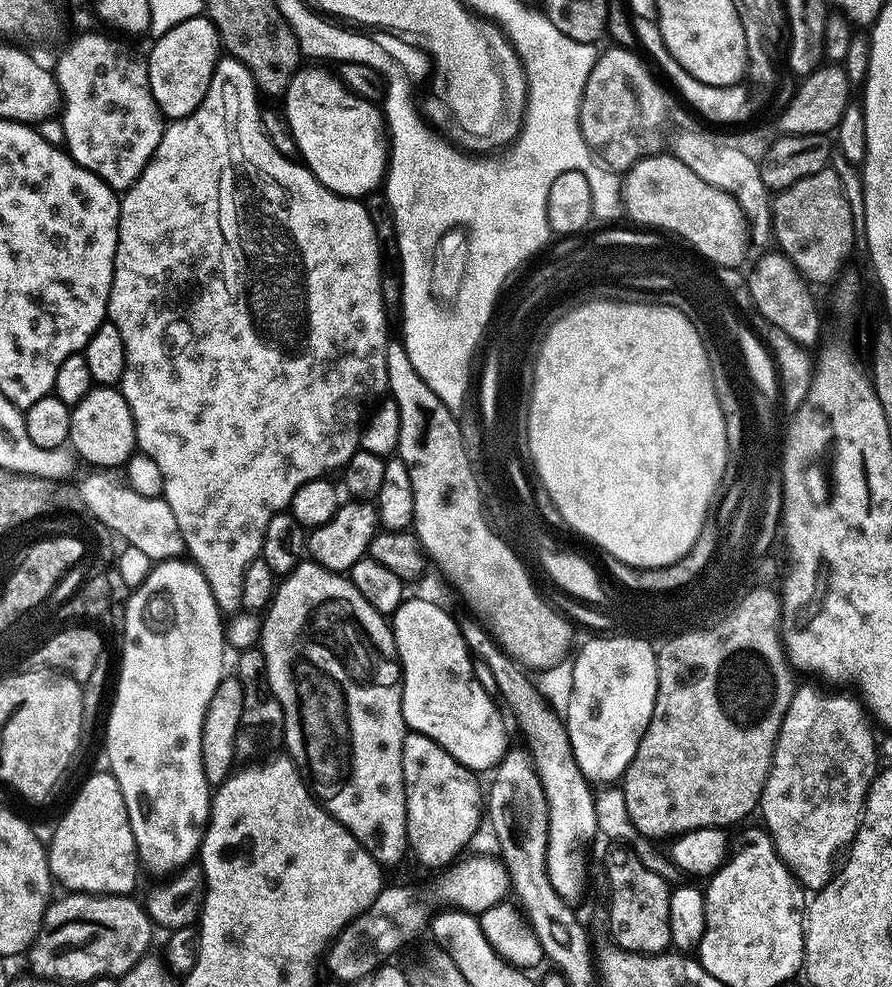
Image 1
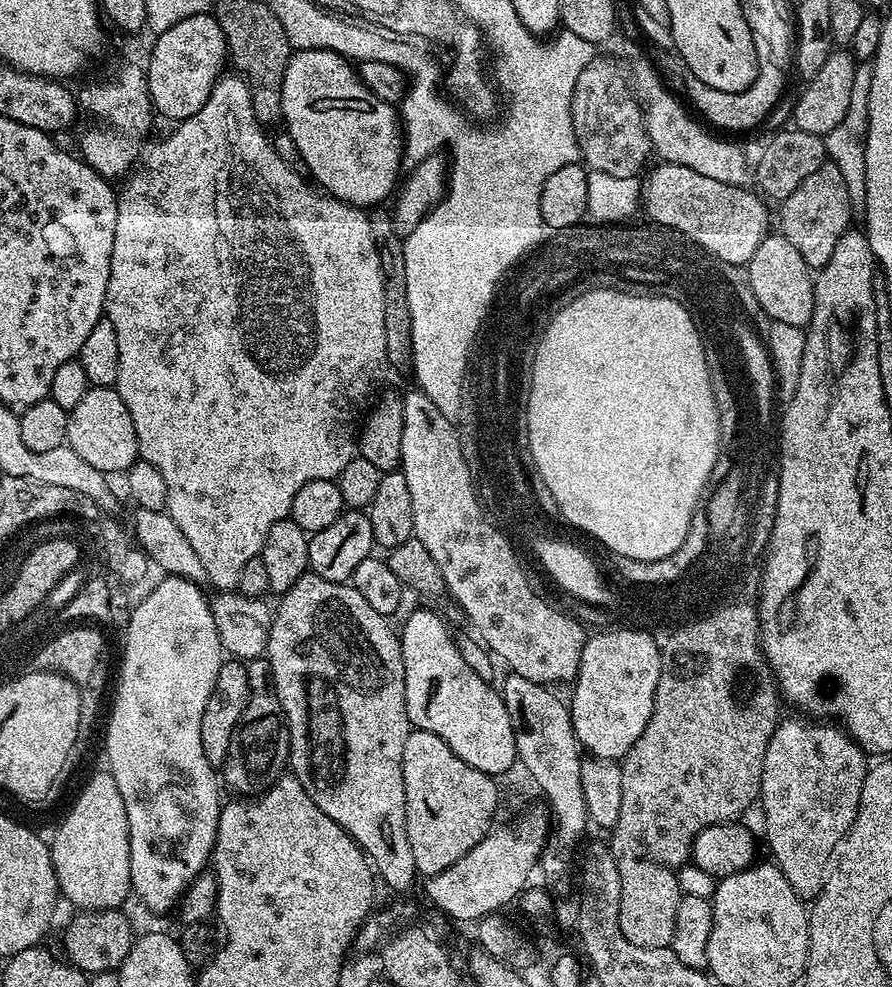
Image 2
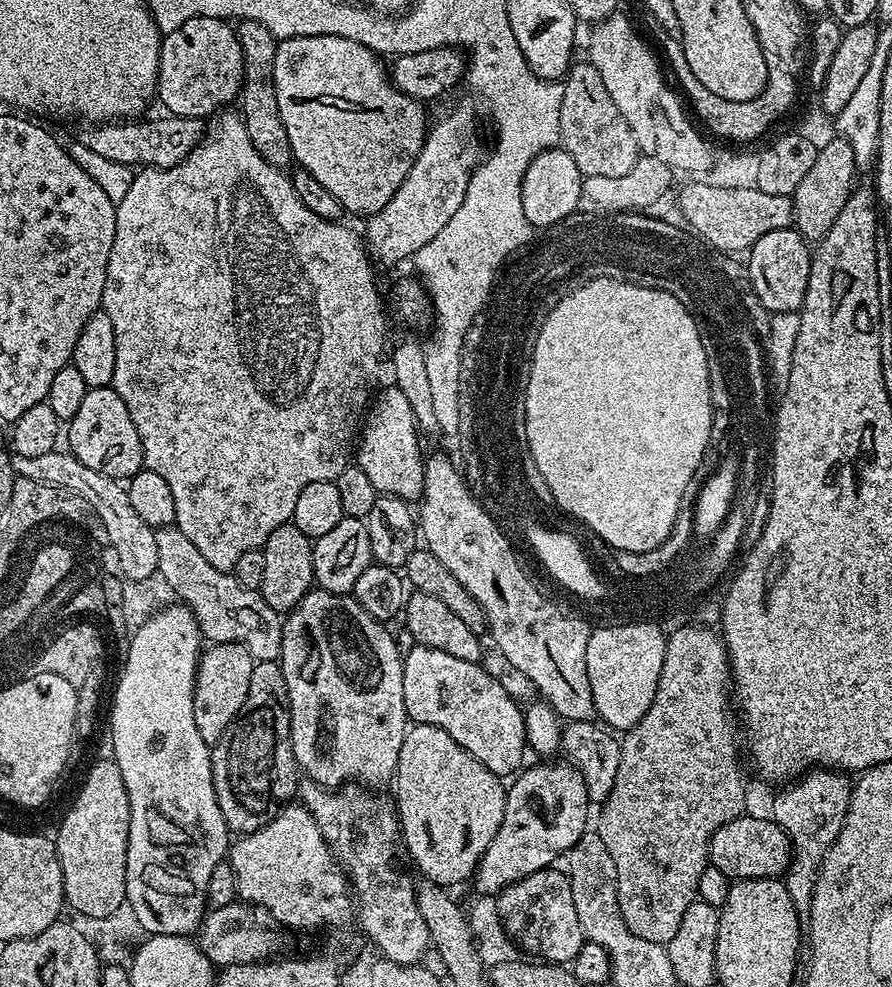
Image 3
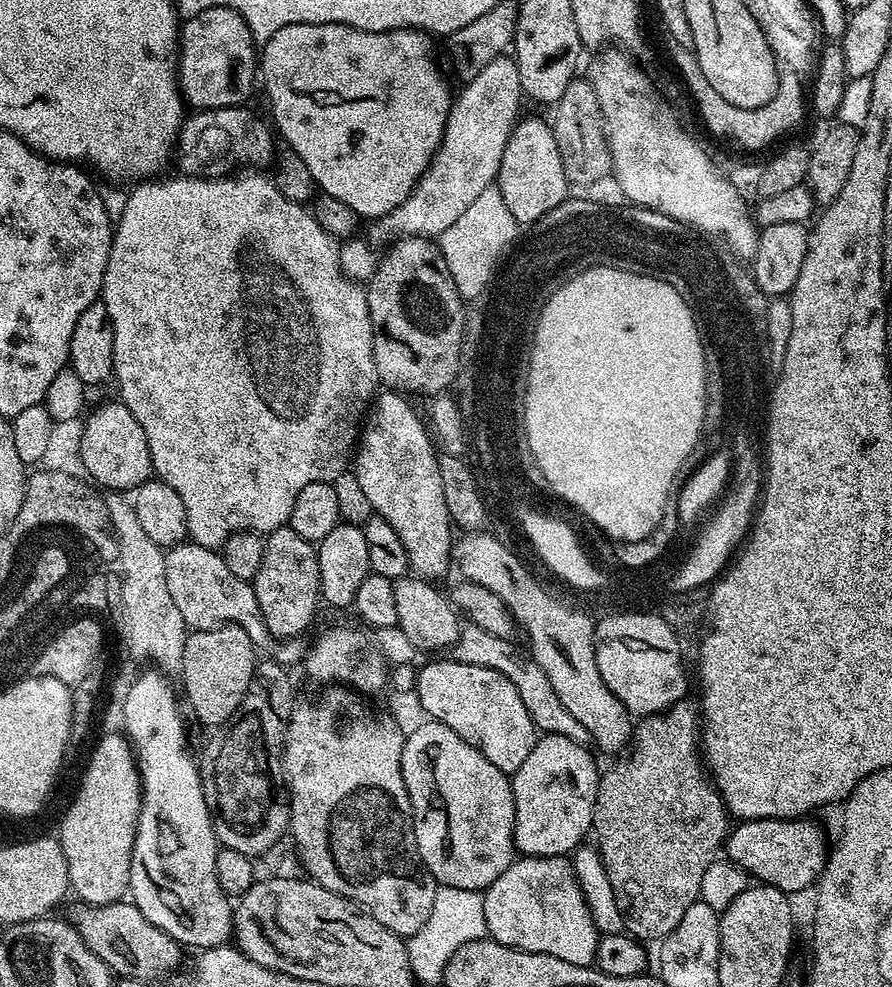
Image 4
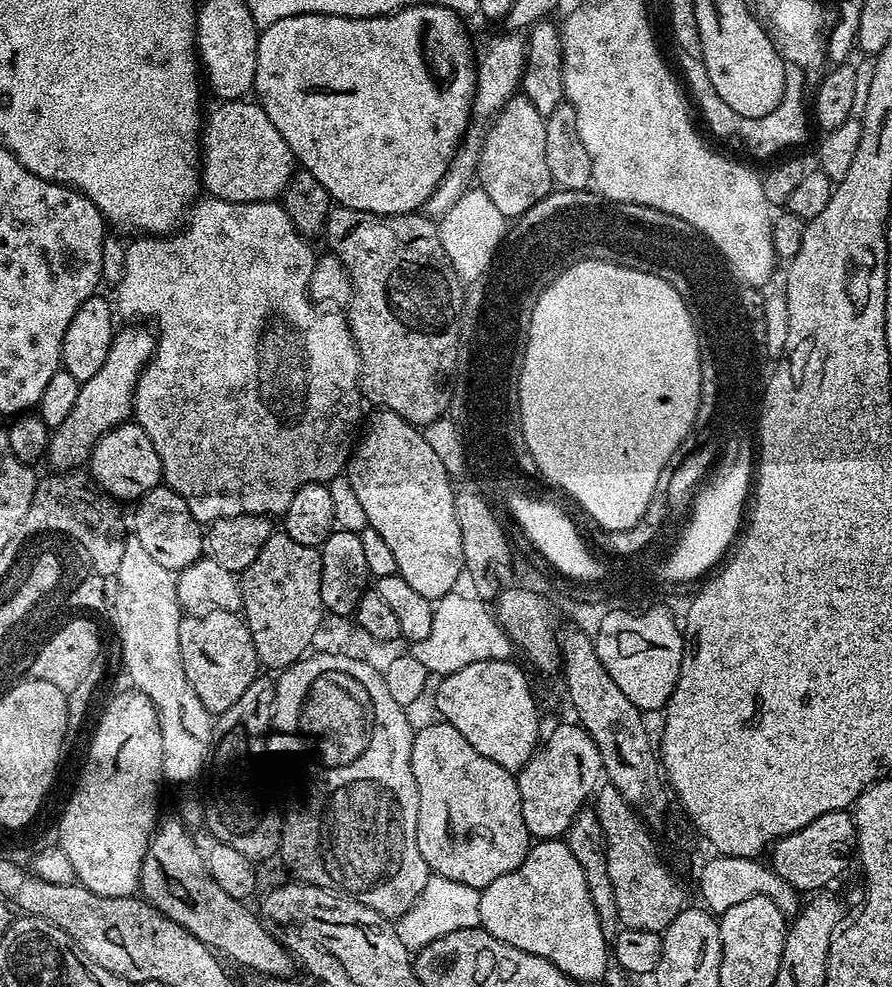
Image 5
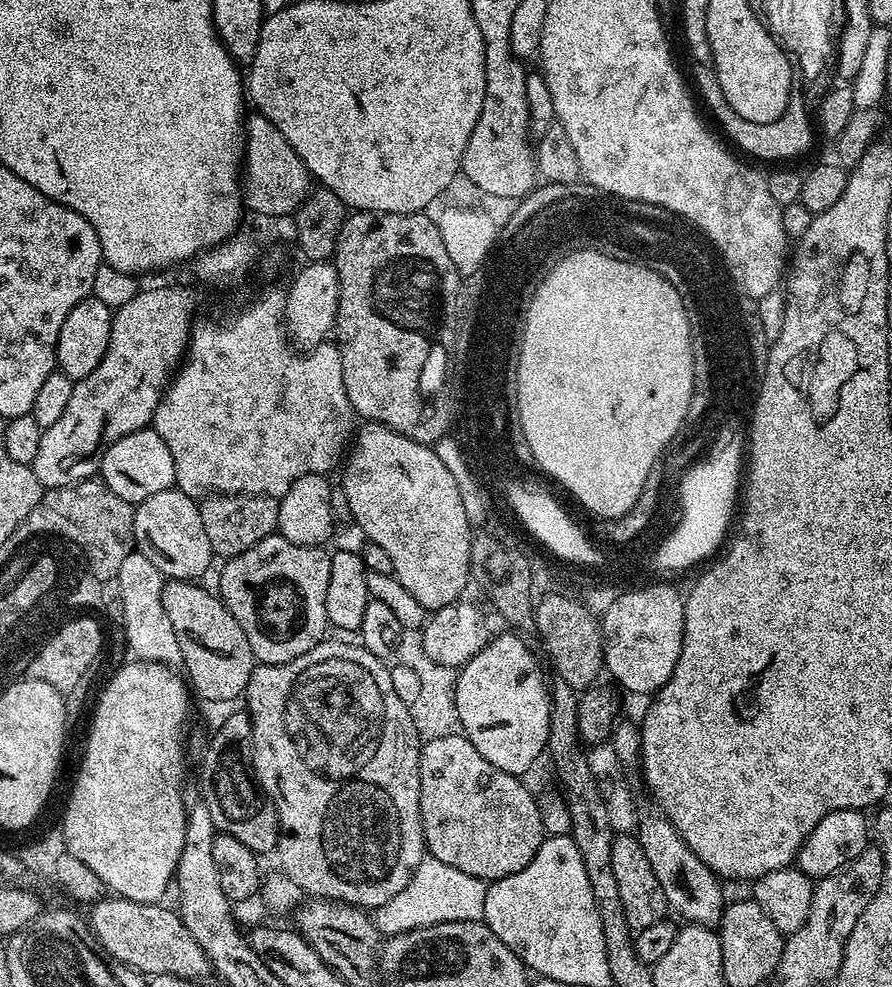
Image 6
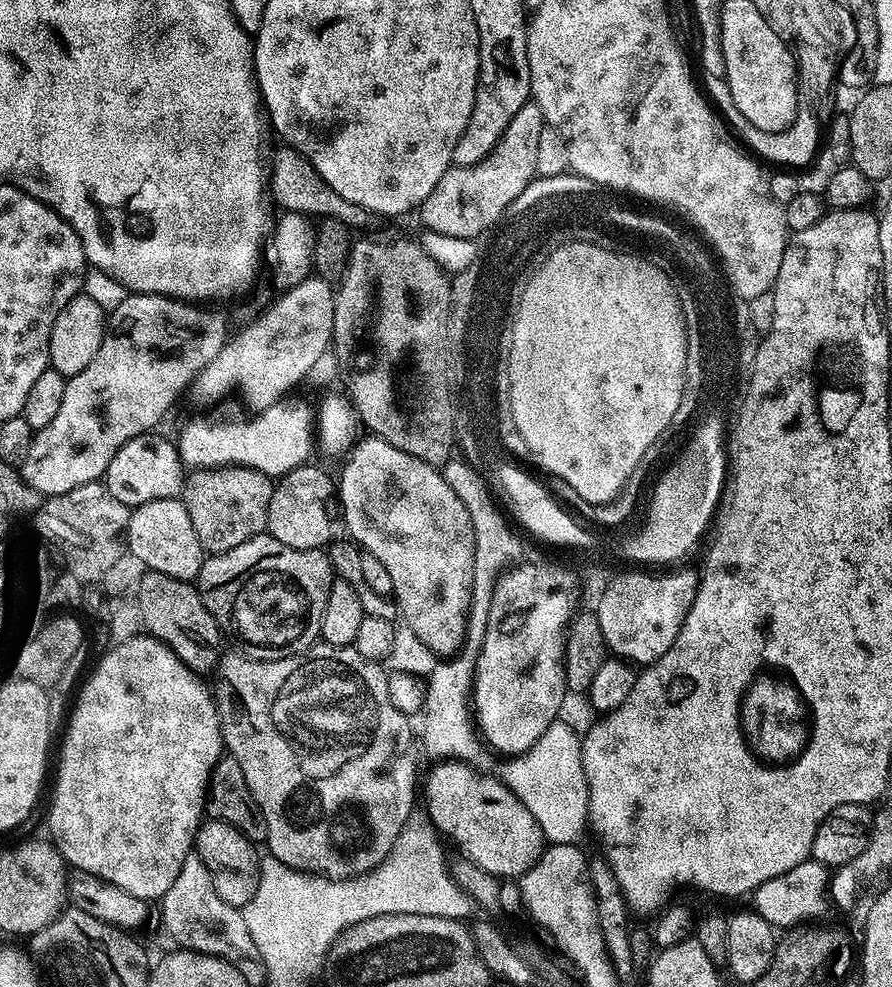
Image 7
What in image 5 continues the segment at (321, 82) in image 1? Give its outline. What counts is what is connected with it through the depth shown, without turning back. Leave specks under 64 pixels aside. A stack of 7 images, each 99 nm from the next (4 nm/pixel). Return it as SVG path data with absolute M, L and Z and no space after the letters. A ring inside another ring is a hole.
M417 2L409 8L399 8L397 12L391 12L389 16L354 18L353 16L327 16L326 14L294 14L290 18L282 18L282 22L274 22L269 28L261 31L260 41L258 42L258 70L256 71L256 82L254 85L255 99L266 110L270 122L274 122L278 134L282 134L282 138L286 138L286 146L290 146L295 163L303 171L314 174L314 178L318 178L318 182L322 182L322 186L326 186L326 190L332 195L332 199L337 205L353 208L354 210L366 210L374 214L382 214L383 216L400 216L403 212L416 212L427 205L428 199L432 197L434 190L442 182L448 167L452 165L452 159L456 157L456 152L460 149L460 142L463 140L464 134L468 130L468 125L473 119L472 100L476 96L476 66L478 60L474 52L472 56L472 40L468 37L468 32L464 29L464 24L460 20L463 20L461 13L450 10L446 6L438 6L434 2L428 2L428 4Z

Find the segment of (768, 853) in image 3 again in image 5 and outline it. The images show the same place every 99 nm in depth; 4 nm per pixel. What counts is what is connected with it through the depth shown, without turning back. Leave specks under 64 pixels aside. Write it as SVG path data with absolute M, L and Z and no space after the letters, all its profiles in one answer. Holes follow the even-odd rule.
M847 811L831 812L830 814L822 814L822 818L814 818L814 822L802 826L802 830L794 830L794 834L784 836L771 845L772 860L770 859L770 866L776 871L778 878L786 878L786 882L790 882L790 886L794 886L797 892L801 894L816 894L821 890L827 889L831 880L838 879L847 870L848 863L851 860L853 863L855 851L855 819Z

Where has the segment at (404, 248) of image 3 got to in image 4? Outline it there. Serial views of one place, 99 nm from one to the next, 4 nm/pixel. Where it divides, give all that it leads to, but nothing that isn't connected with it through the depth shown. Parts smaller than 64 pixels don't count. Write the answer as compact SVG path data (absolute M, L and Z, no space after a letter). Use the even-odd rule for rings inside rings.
M511 55L495 56L473 80L467 81L455 97L444 137L431 164L420 175L414 190L393 212L373 219L368 228L368 240L348 238L340 246L340 268L346 278L367 282L376 273L382 253L398 240L408 236L439 238L488 188L493 187L496 175L516 121L521 115L520 79L518 66Z

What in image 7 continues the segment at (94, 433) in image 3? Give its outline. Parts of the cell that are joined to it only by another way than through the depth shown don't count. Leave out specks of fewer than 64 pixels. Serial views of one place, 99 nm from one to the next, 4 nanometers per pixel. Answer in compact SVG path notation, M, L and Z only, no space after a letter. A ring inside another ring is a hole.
M145 434L130 438L114 454L106 473L108 489L123 504L139 506L155 500L171 500L184 490L186 469L180 461L180 451L171 439L160 434Z

